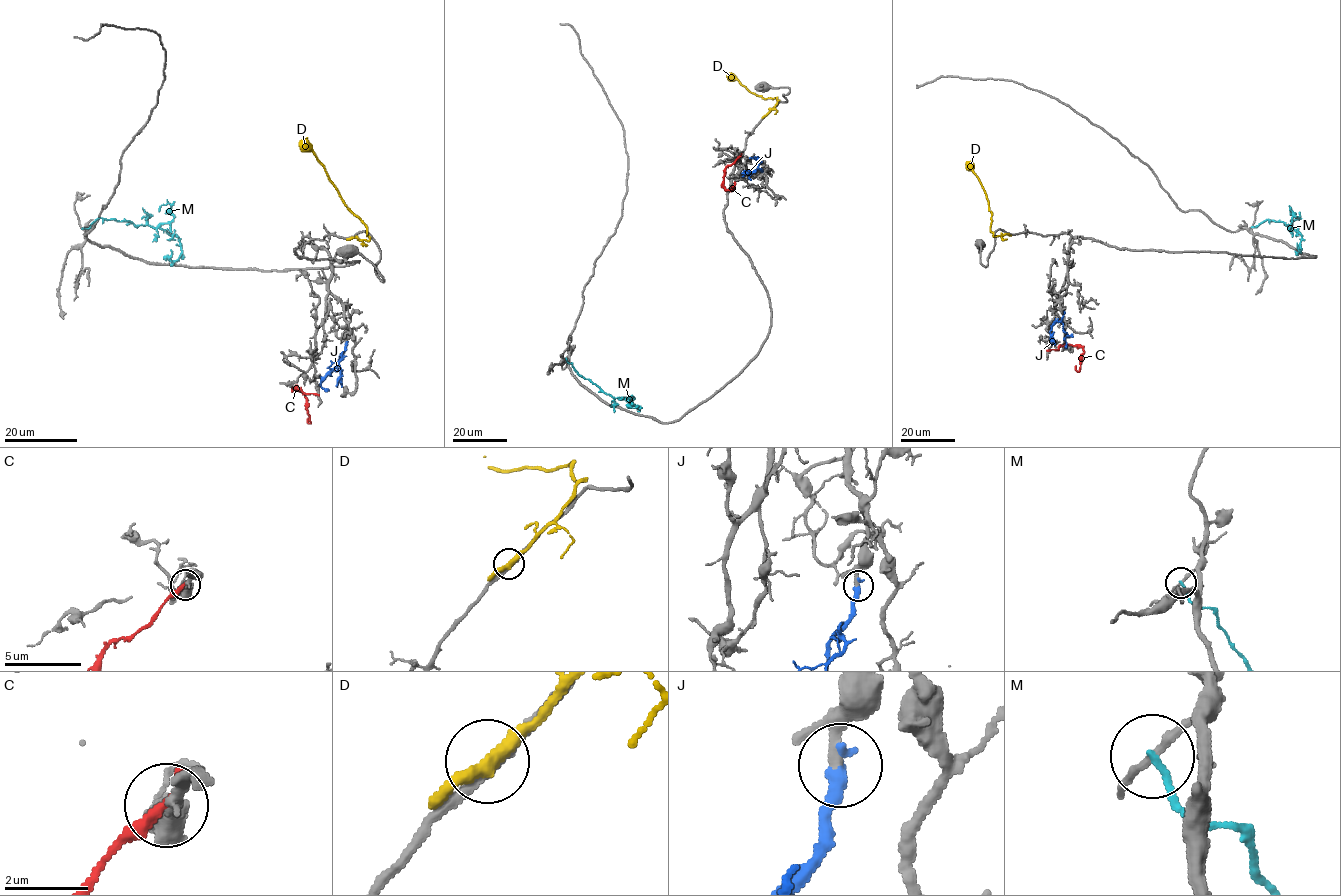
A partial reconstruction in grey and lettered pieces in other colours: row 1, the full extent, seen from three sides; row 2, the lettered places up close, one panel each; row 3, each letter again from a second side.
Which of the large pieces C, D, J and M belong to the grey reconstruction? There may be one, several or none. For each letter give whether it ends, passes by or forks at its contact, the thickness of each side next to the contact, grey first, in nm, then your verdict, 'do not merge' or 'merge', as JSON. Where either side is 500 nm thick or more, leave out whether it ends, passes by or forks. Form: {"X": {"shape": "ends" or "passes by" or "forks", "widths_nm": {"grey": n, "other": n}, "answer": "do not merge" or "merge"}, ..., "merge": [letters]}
{"C": {"shape": "ends", "widths_nm": {"grey": 280, "other": 320}, "answer": "do not merge"}, "D": {"shape": "passes by", "widths_nm": {"grey": 240, "other": 320}, "answer": "do not merge"}, "J": {"shape": "ends", "widths_nm": {"grey": 180, "other": 360}, "answer": "merge"}, "M": {"shape": "ends", "widths_nm": {"grey": 160, "other": 170}, "answer": "do not merge"}, "merge": ["J"]}

